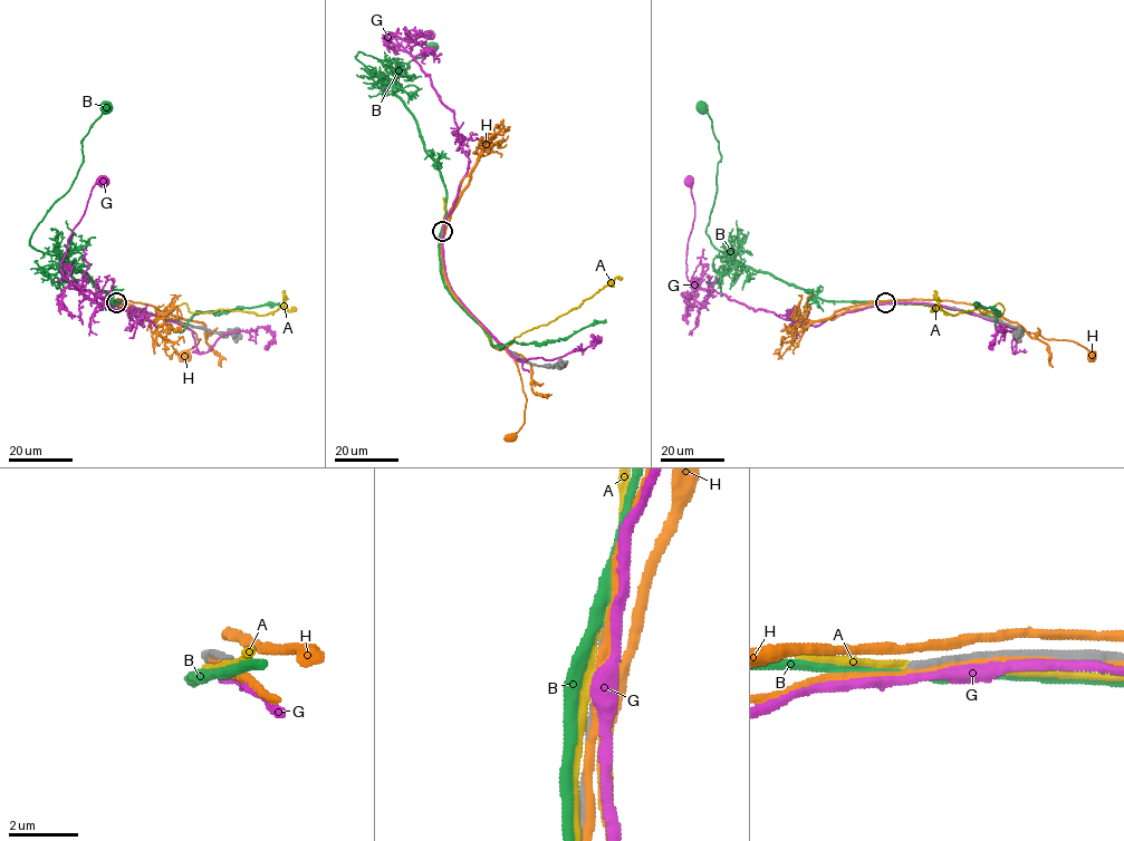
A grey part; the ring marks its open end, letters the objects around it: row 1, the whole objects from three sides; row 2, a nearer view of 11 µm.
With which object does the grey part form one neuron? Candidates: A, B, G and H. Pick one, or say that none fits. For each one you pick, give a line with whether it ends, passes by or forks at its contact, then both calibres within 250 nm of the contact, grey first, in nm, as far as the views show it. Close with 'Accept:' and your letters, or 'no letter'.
Accept: no letter

